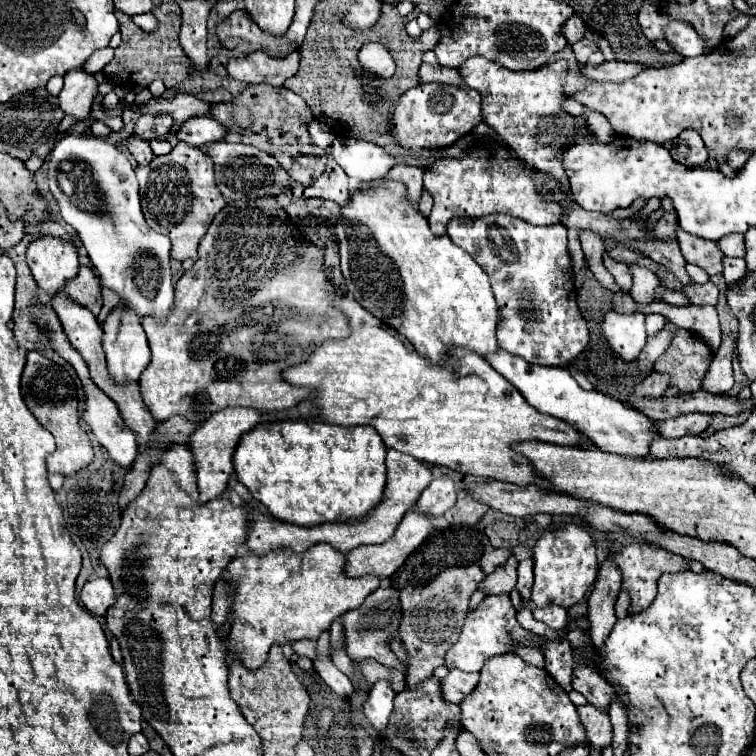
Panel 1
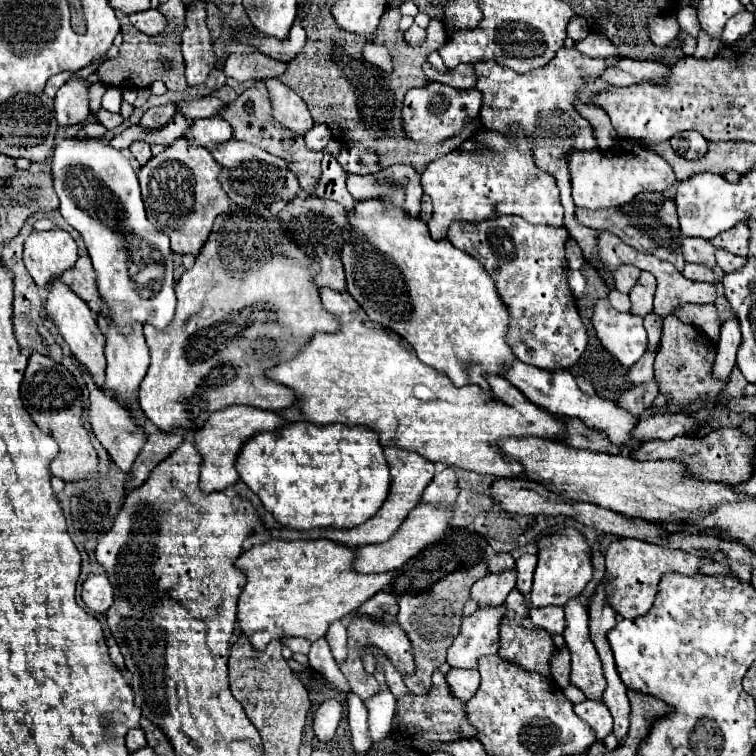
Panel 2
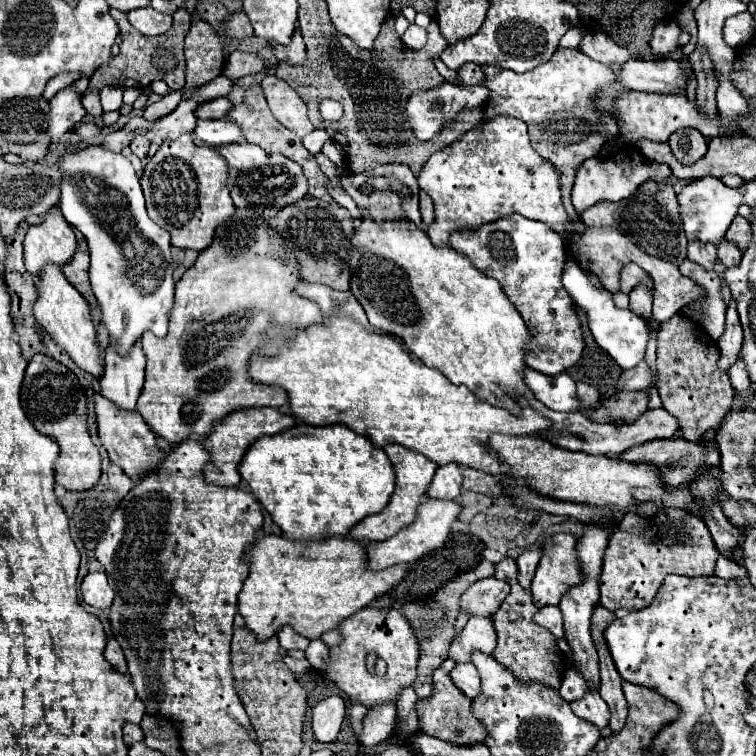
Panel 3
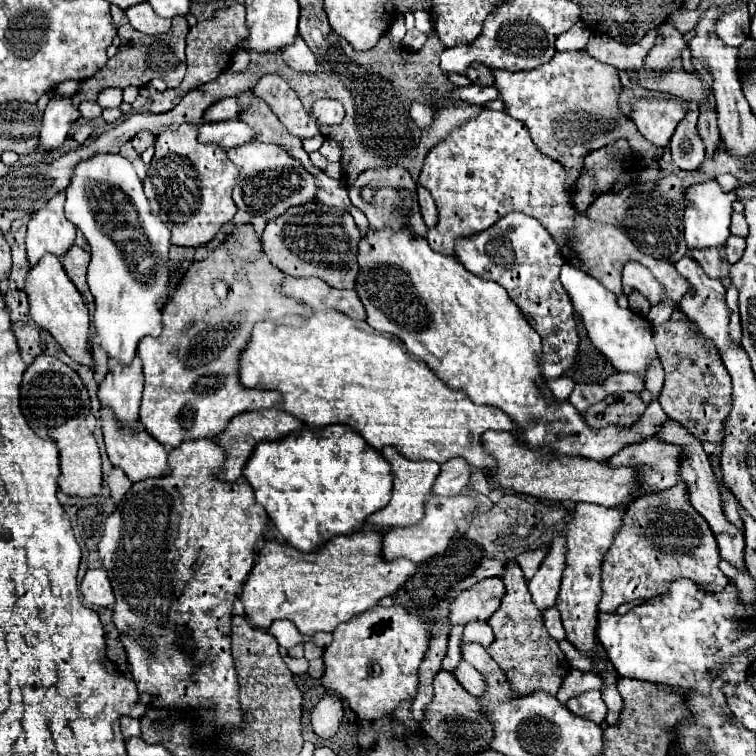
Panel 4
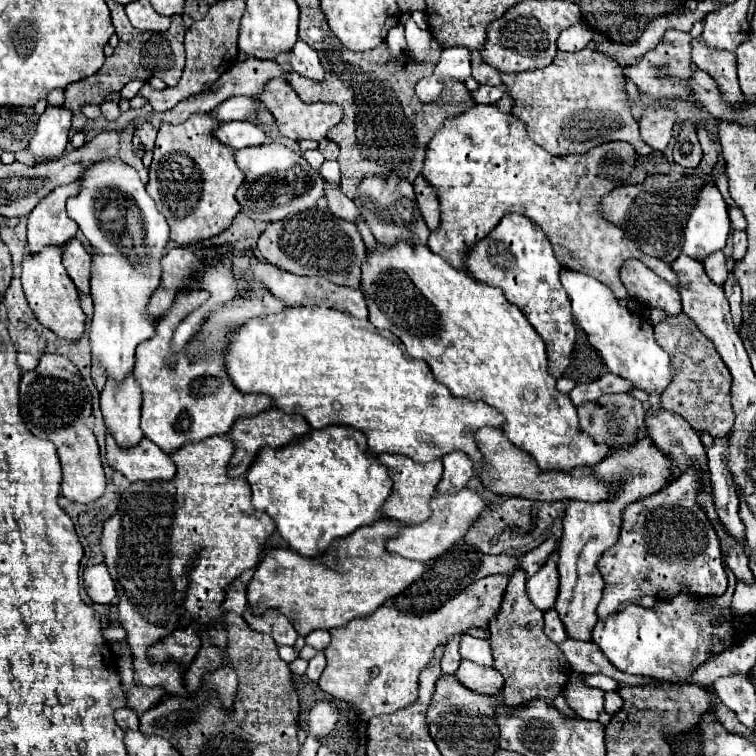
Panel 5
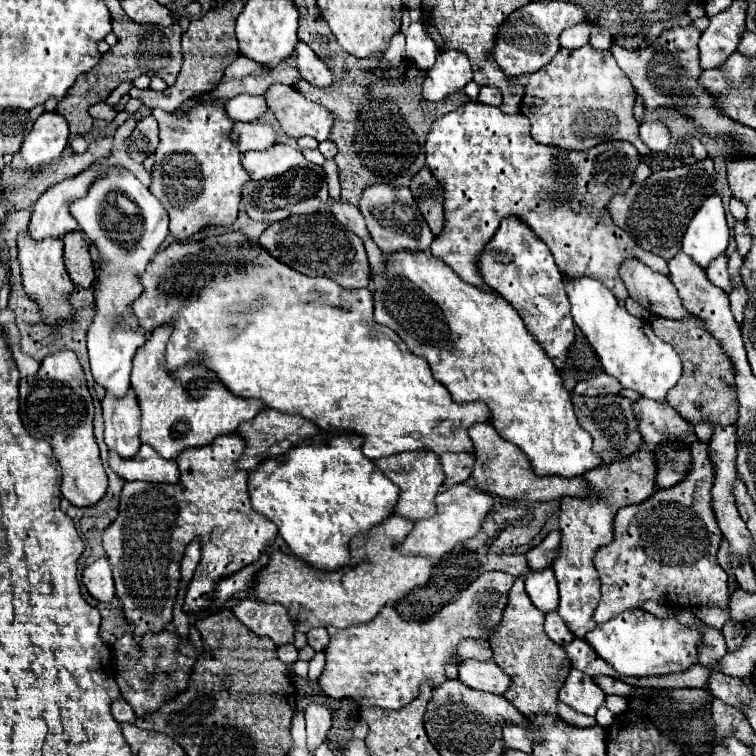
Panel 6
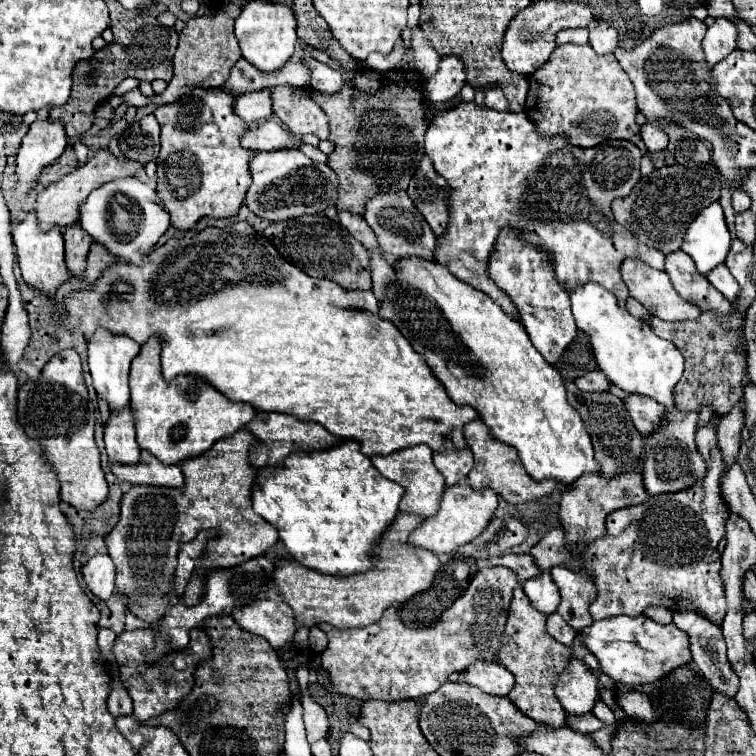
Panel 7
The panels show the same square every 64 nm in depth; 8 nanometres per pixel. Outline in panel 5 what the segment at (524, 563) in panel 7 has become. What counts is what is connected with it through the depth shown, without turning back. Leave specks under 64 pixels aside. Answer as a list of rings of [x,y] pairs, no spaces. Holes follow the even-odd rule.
[[[500,554],[500,556],[484,556],[482,560],[482,566],[480,570],[476,572],[476,578],[484,578],[488,574],[512,574],[514,570],[520,568],[520,562],[516,556],[506,556],[506,554]]]

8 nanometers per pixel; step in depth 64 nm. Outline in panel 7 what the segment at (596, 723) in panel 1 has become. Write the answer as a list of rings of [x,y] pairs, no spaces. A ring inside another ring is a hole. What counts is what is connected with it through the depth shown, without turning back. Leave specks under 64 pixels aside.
[[[572,658],[556,682],[556,698],[568,714],[588,714],[598,700],[598,680],[582,660]]]

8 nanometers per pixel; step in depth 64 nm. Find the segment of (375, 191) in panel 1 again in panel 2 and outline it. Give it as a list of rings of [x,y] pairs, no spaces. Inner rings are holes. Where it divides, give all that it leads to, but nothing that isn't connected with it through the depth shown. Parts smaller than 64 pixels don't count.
[[[380,200],[358,202],[354,212],[348,212],[350,226],[344,228],[346,244],[342,248],[342,262],[346,270],[346,288],[354,300],[364,308],[368,318],[386,330],[402,336],[416,350],[418,358],[452,380],[454,386],[476,384],[490,392],[488,376],[504,376],[516,354],[508,344],[510,314],[502,302],[494,280],[484,268],[448,240],[432,240],[428,226],[422,220],[410,220],[400,208],[382,206]]]

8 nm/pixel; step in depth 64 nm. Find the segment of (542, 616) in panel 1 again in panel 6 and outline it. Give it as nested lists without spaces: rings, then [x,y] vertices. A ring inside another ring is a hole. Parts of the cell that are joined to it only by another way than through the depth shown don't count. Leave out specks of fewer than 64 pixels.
[[[550,612],[546,614],[546,622],[544,622],[544,630],[550,636],[550,640],[554,640],[560,646],[566,646],[574,640],[574,634],[568,630],[566,622],[558,616],[558,612]]]

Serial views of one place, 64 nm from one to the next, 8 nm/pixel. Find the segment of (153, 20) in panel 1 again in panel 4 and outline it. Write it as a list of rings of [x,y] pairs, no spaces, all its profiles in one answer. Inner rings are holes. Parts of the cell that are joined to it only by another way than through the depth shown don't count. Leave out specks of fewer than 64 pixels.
[[[140,2],[132,8],[126,10],[130,24],[144,34],[164,34],[170,30],[170,20],[168,18],[160,18],[152,6],[148,2]]]

